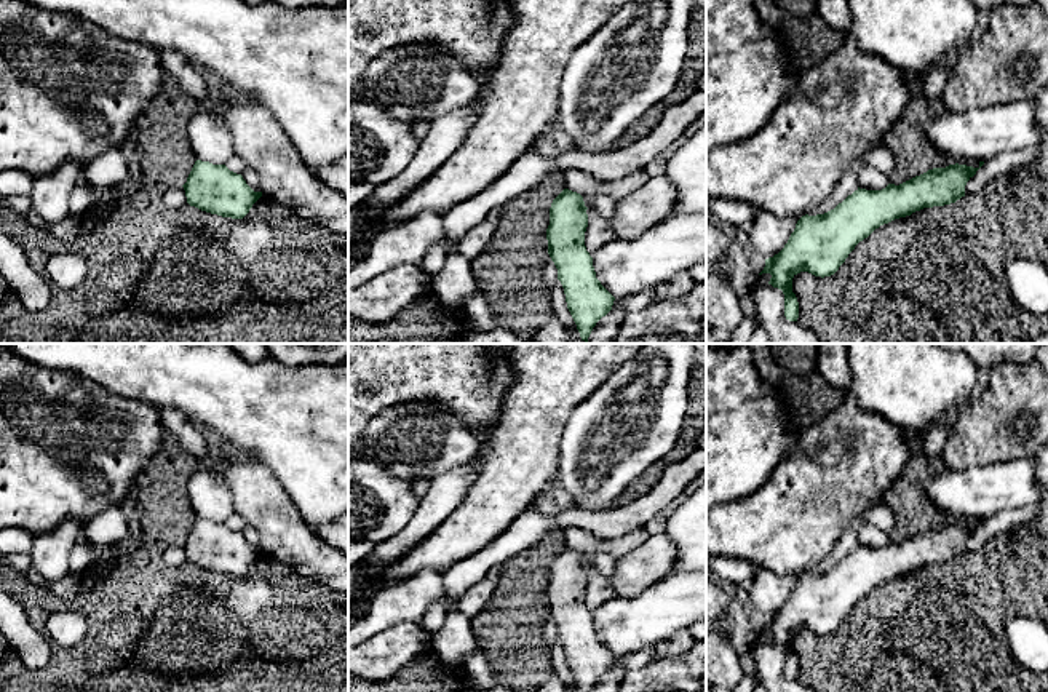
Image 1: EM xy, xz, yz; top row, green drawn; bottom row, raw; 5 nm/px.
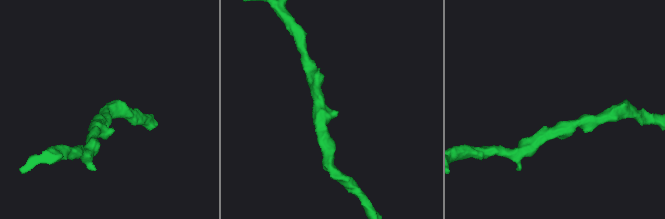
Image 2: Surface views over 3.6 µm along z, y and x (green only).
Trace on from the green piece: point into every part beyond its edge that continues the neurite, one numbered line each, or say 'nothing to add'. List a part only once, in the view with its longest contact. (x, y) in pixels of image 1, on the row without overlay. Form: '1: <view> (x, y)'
nothing to add

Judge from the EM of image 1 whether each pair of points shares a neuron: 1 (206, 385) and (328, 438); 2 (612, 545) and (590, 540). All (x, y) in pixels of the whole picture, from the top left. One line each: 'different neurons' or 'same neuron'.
1: same neuron
2: same neuron

